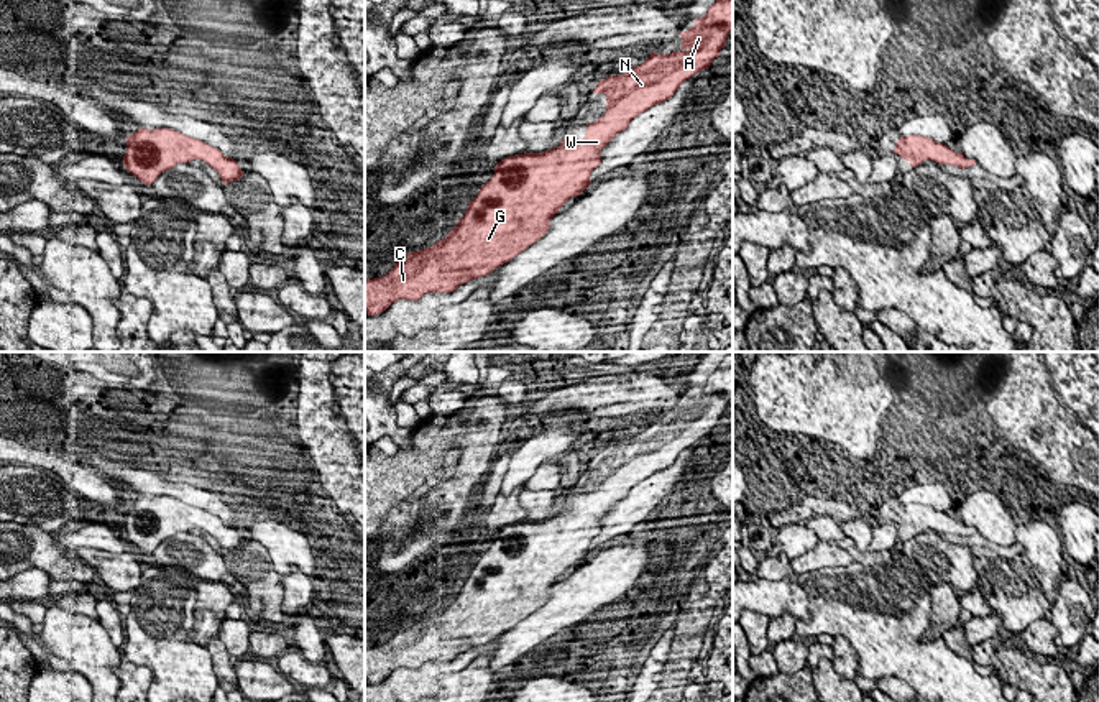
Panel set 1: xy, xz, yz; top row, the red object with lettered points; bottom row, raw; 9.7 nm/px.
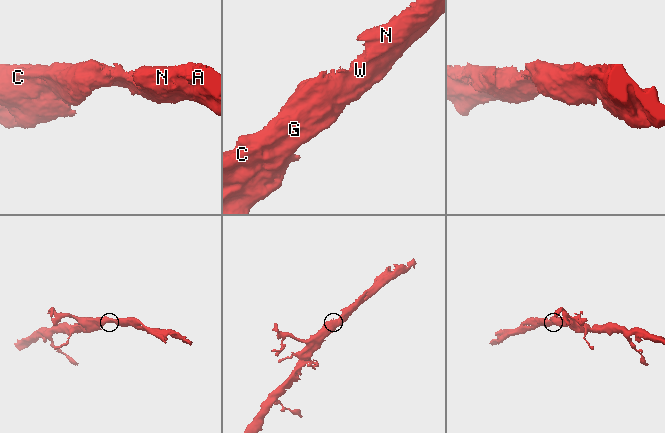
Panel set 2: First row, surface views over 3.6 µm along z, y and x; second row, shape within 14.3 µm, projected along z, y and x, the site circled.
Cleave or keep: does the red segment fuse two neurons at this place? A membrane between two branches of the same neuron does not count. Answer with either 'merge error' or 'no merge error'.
no merge error

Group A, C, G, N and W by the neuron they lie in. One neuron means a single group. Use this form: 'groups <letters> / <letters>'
groups A C G N W

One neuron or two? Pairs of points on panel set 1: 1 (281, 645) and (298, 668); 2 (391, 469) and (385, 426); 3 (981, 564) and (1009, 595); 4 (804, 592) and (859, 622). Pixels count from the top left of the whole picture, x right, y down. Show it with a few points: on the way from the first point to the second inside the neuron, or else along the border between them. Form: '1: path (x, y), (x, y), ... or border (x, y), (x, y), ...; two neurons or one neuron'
1: border (289, 648), (278, 655); two neurons
2: border (416, 428), (411, 444), (400, 449); two neurons
3: path (989, 572), (1001, 587); one neuron
4: path (817, 605), (828, 617), (846, 620); one neuron

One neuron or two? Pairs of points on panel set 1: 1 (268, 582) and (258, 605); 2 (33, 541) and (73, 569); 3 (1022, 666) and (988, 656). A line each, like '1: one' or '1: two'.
1: one
2: one
3: two

